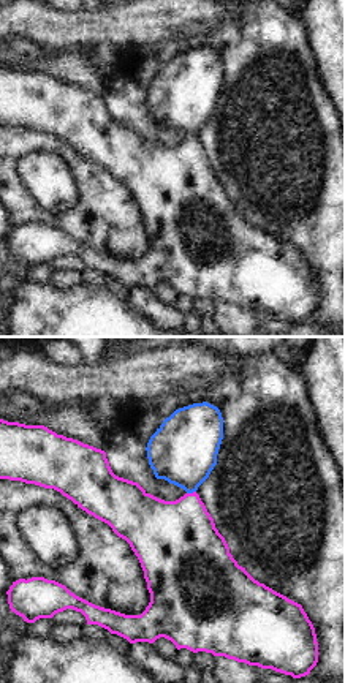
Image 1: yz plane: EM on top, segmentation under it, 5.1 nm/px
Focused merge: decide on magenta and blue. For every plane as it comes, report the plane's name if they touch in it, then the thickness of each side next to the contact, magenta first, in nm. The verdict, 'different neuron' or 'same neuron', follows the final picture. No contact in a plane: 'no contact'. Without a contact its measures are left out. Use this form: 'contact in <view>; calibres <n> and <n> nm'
contact in yz; calibres 420 and 340 nm

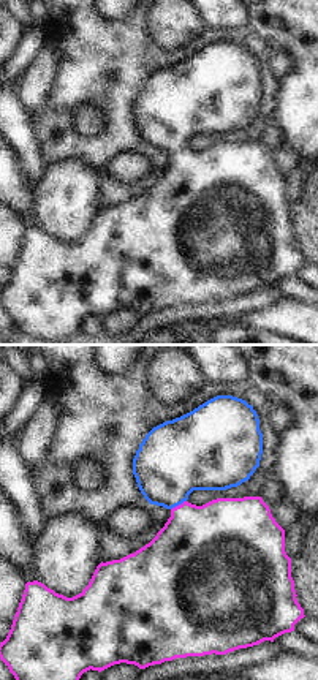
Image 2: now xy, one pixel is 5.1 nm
contact in xy; calibres 440 and 380 nm

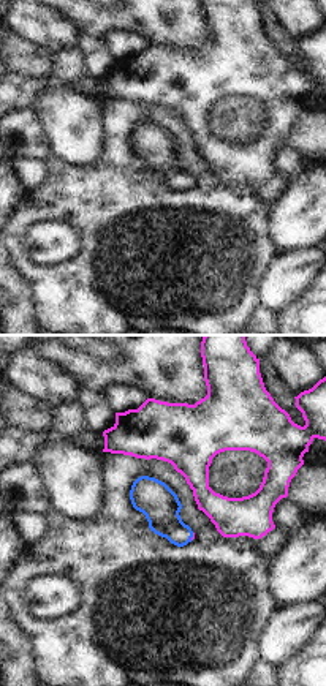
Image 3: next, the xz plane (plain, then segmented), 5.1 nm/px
contact in xz; calibres 20 and 190 nm

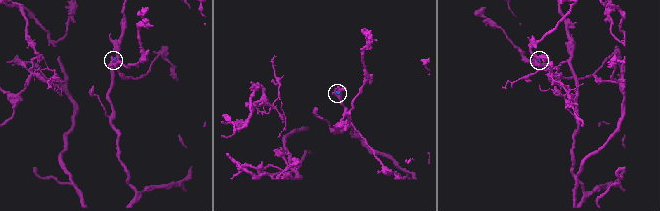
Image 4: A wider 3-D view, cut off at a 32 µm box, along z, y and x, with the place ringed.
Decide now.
same neuron

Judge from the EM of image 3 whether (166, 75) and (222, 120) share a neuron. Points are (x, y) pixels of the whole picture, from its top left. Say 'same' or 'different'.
same

